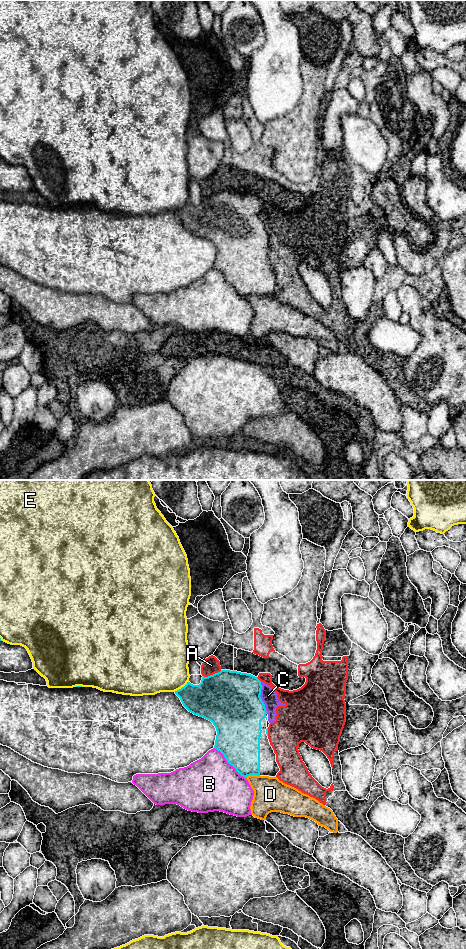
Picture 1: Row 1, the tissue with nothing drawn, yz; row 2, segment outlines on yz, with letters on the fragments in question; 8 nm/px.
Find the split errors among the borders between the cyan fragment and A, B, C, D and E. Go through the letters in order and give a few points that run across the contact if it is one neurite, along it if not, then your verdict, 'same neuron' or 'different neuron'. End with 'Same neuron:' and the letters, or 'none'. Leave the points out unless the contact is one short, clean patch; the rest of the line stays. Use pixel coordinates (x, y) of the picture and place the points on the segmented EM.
A: different neuron
B: different neuron
C: line yz (260, 682), (260, 697), (267, 713); different neuron
D: different neuron
E: different neuron
Same neuron: none

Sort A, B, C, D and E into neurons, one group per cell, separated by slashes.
A C / B / D / E

